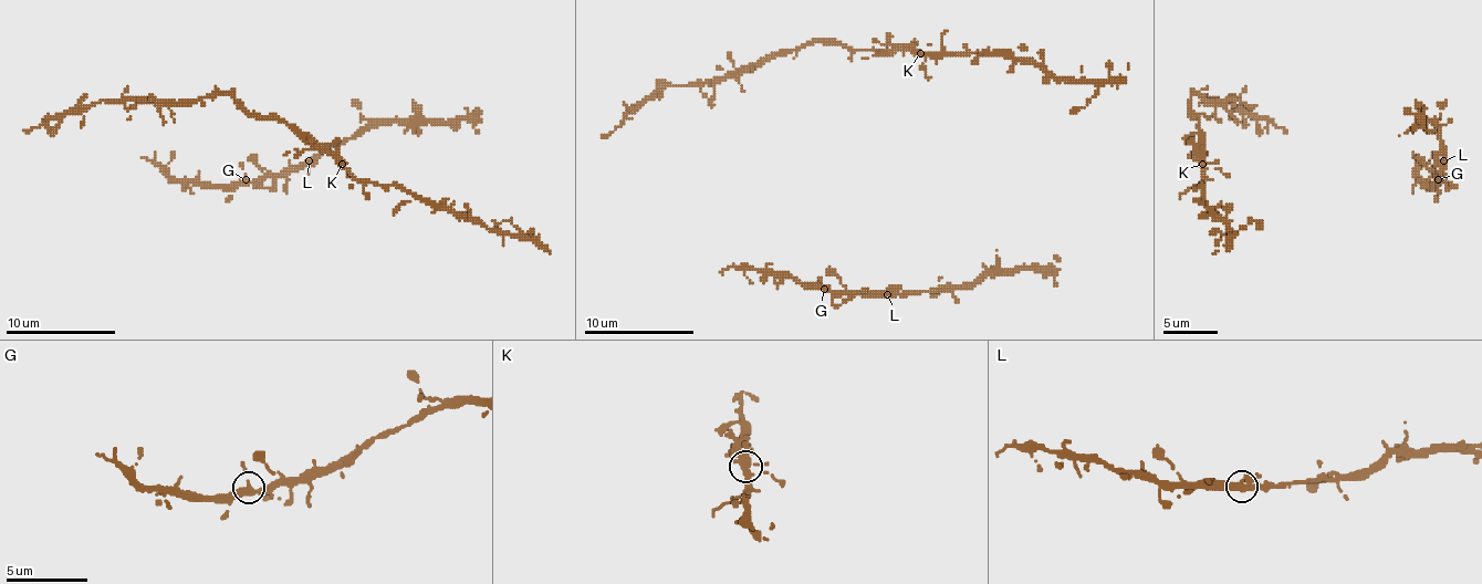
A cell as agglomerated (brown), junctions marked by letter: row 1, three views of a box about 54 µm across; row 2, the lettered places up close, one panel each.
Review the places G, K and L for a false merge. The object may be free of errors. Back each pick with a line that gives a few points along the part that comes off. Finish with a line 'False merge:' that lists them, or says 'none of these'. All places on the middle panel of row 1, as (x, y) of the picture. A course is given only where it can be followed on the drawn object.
False merge: none of these

